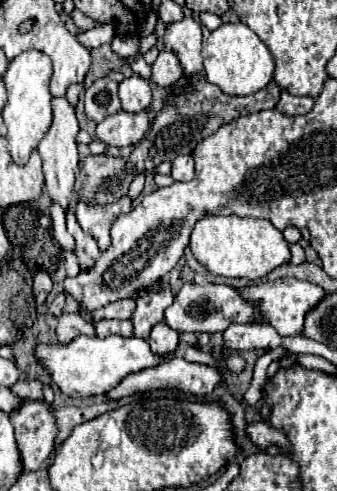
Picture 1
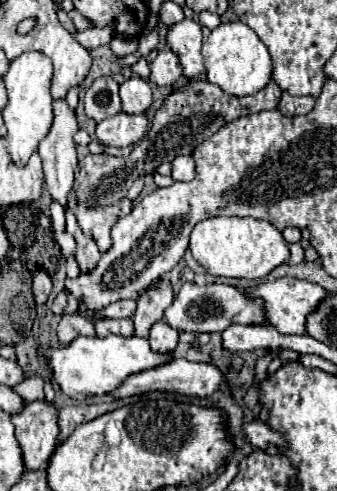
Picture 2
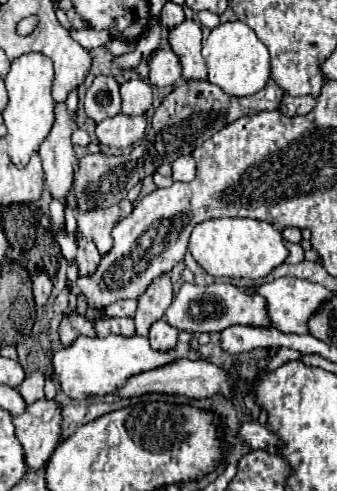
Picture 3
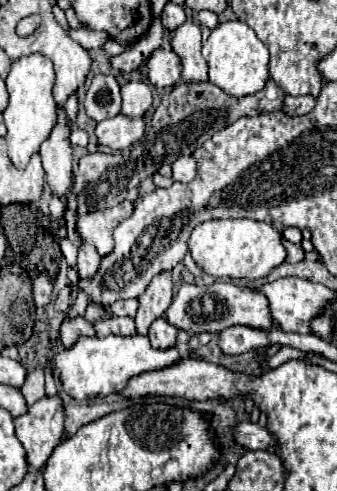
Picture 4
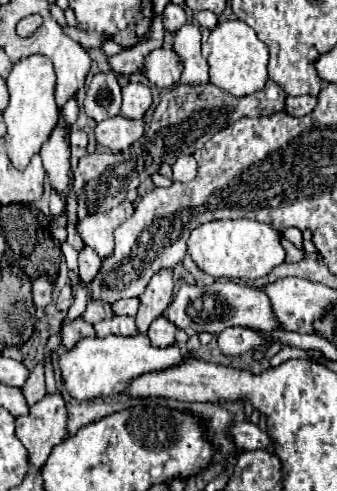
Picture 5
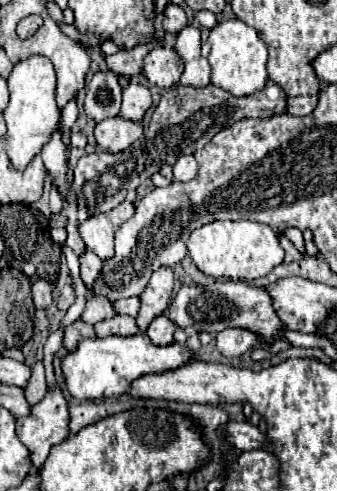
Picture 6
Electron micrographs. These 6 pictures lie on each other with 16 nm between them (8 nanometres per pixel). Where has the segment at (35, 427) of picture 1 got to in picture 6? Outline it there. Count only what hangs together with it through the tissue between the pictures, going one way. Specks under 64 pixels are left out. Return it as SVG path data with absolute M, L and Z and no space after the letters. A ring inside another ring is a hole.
M56 384L46 396L32 406L32 414L18 418L16 432L22 444L30 450L32 464L40 468L54 444L70 436L70 412L64 390Z

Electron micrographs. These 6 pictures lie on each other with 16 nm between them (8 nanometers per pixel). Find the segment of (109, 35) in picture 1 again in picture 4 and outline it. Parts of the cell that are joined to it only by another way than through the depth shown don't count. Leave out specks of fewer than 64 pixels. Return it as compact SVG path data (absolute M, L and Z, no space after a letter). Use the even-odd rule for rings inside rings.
M66 28L66 32L72 40L76 40L86 50L100 48L108 40L108 36L104 36L104 32L88 32L88 30L80 30L80 28Z

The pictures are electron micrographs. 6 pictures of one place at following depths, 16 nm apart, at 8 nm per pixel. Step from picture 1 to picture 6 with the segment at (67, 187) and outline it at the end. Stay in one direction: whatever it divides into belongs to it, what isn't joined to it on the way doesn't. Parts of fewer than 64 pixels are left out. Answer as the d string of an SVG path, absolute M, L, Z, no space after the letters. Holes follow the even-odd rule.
M60 130L52 136L52 140L42 148L42 160L46 170L50 172L52 182L62 190L66 186L66 170L68 170L68 162L66 162L66 146L60 140Z

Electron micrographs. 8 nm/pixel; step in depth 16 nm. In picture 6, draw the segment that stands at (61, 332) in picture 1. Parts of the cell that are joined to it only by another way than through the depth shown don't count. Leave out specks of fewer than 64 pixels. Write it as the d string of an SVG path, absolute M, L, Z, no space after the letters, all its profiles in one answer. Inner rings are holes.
M78 320L72 326L68 326L66 332L64 332L64 348L68 352L74 352L78 342L84 340L84 338L96 338L96 332L94 332L94 328L90 324L84 324L82 320Z

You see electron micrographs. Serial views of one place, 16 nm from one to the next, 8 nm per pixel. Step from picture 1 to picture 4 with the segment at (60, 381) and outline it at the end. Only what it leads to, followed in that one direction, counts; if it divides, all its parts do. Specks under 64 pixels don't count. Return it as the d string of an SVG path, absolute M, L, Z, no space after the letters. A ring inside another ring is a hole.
M106 336L106 338L80 338L72 348L58 352L54 356L56 368L60 372L60 380L64 386L64 392L70 394L74 400L88 400L96 396L108 396L122 392L128 384L130 378L150 372L150 370L160 370L172 364L178 364L180 352L176 346L158 350L150 346L148 336Z

